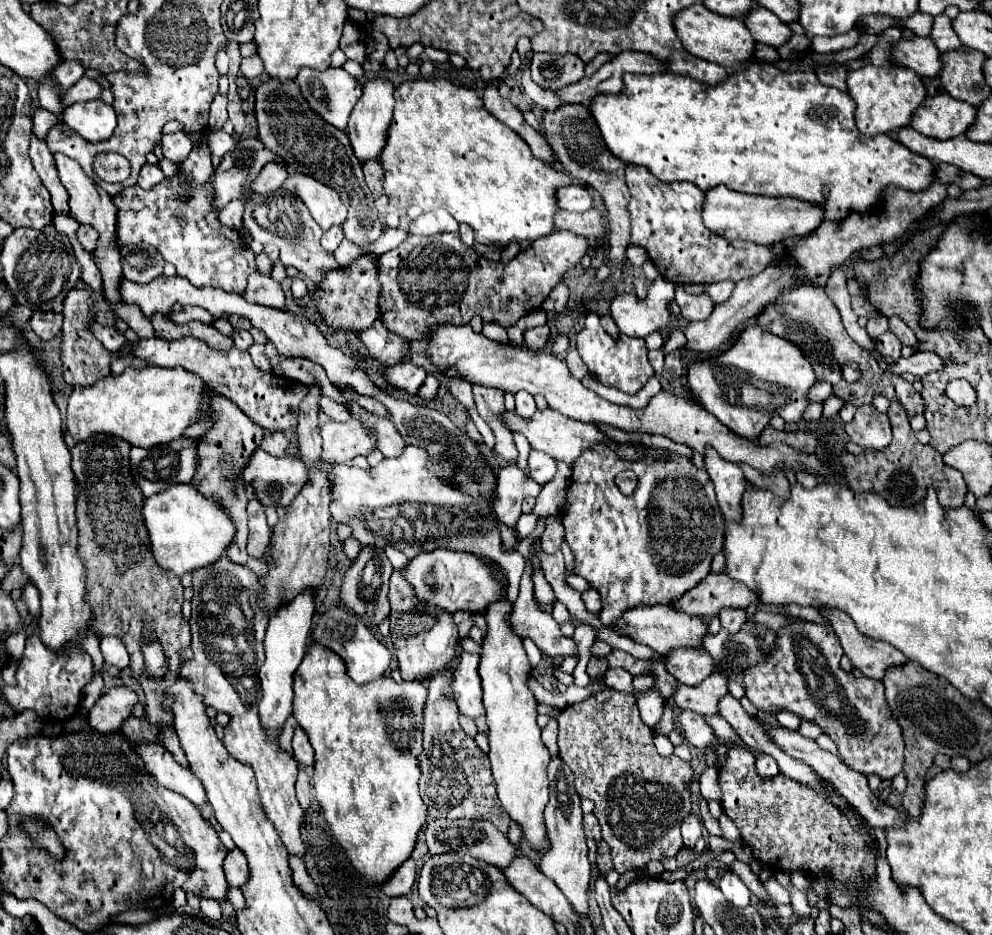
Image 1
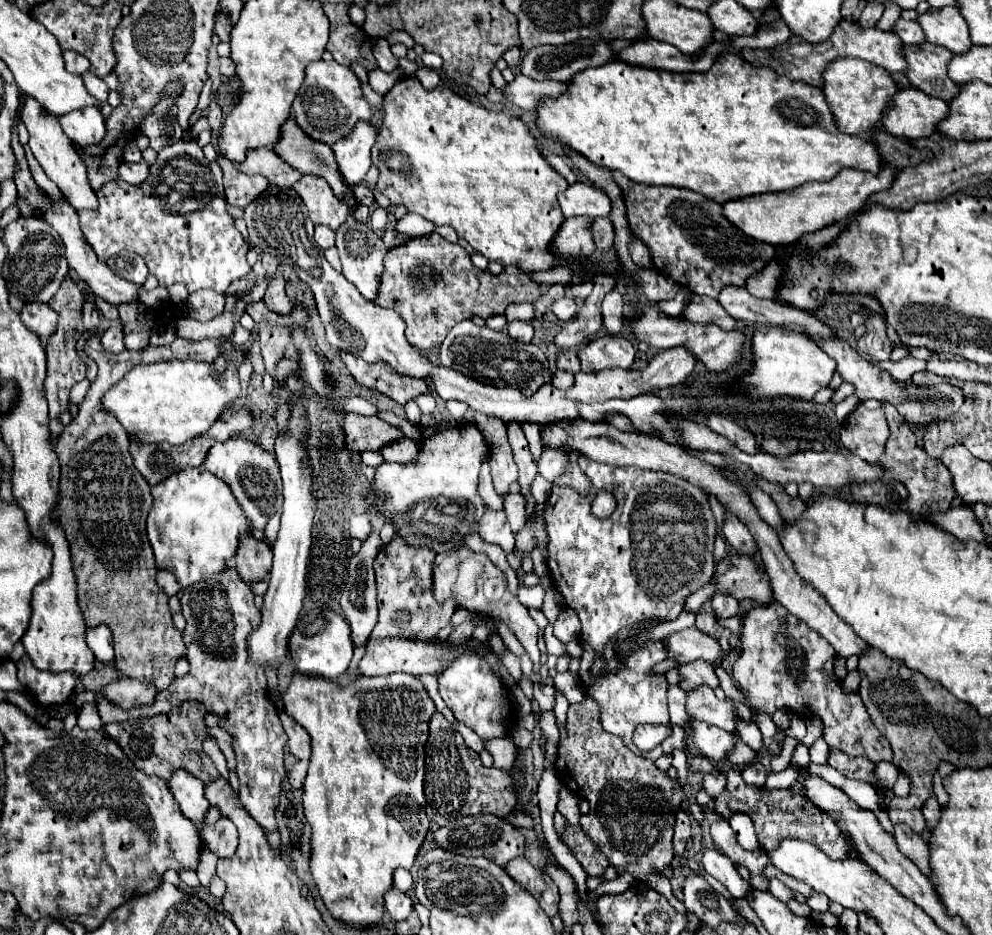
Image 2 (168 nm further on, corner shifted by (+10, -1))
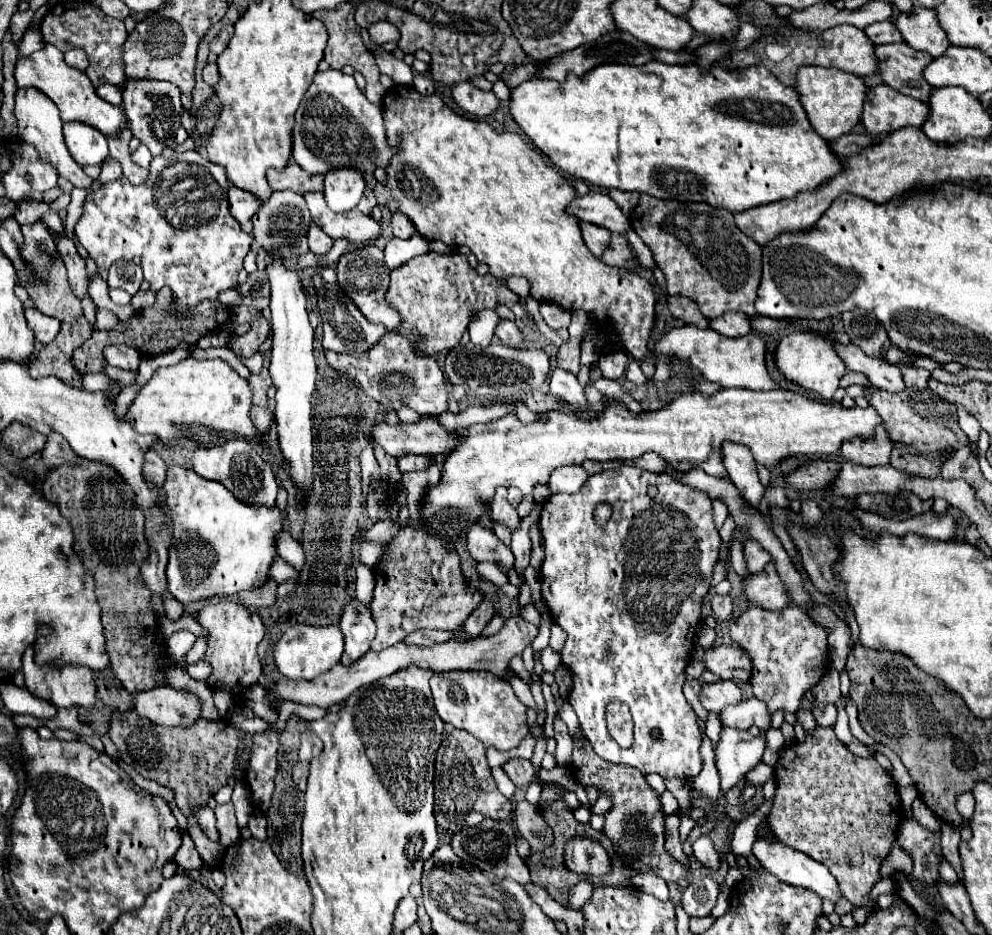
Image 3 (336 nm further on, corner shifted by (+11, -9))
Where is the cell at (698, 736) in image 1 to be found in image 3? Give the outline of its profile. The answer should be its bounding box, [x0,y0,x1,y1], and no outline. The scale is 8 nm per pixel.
[714,727,766,793]

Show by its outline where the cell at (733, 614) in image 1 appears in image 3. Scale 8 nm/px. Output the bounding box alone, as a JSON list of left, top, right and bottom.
[712,595,732,621]

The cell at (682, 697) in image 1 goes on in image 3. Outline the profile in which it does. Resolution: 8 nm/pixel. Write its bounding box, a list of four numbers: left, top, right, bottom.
[720,697,772,731]

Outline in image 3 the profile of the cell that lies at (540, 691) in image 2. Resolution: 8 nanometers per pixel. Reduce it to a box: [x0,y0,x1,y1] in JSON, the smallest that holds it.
[554,719,574,767]

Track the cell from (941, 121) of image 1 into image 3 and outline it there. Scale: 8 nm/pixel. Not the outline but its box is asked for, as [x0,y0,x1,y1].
[860,85,928,135]

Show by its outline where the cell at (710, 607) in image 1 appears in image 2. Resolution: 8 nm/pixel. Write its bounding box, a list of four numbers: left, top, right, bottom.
[711,553,773,605]

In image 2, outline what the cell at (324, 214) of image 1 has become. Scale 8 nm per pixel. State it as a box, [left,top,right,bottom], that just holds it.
[293,175,347,231]

